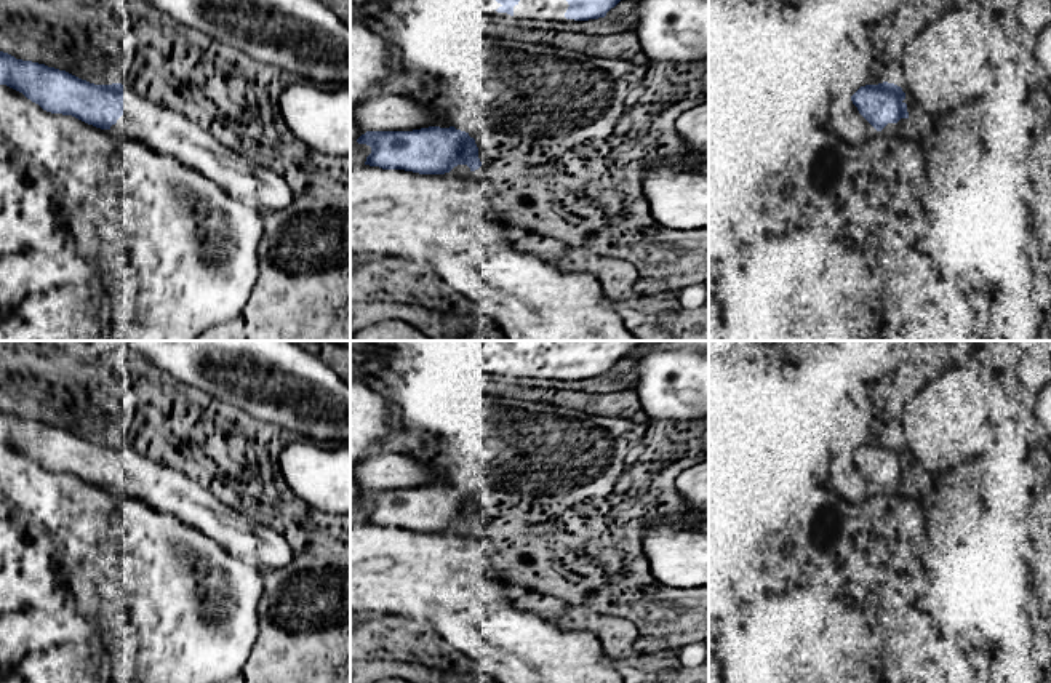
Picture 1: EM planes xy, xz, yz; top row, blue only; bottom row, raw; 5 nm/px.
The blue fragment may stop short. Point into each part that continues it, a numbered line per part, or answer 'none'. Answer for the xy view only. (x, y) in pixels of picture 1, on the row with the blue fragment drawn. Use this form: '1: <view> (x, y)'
none

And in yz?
1: yz (917, 114)

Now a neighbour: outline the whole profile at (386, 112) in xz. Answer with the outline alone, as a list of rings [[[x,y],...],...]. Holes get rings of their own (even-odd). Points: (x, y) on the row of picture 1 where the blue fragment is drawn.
[[[379,94],[357,104],[350,115],[365,131],[413,131],[437,126],[443,114],[398,94]]]

